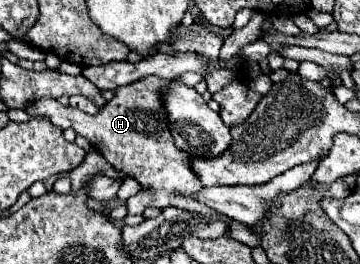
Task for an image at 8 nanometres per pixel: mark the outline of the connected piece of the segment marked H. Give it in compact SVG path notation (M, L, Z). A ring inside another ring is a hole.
M145 77L143 81L135 81L131 85L119 87L115 91L115 97L97 115L87 115L79 109L65 107L59 101L47 99L47 97L33 101L29 107L25 107L25 111L31 117L47 117L53 125L61 129L73 127L79 135L87 137L93 143L93 147L101 155L105 155L105 159L117 171L123 171L129 177L137 177L141 185L155 189L155 193L137 193L137 197L129 197L127 201L129 215L141 215L147 207L163 209L167 205L175 205L193 213L207 213L207 217L225 219L227 225L231 227L229 235L233 239L249 247L257 247L259 237L255 237L255 233L247 229L243 223L231 221L219 215L217 211L207 209L207 205L199 205L197 201L191 201L191 193L195 193L195 189L201 189L201 187L199 187L199 179L191 173L189 155L173 145L173 137L165 121L165 111L161 105L161 89L165 89L169 83L171 81L163 81L159 77ZM175 193L179 193L179 197L175 197Z

